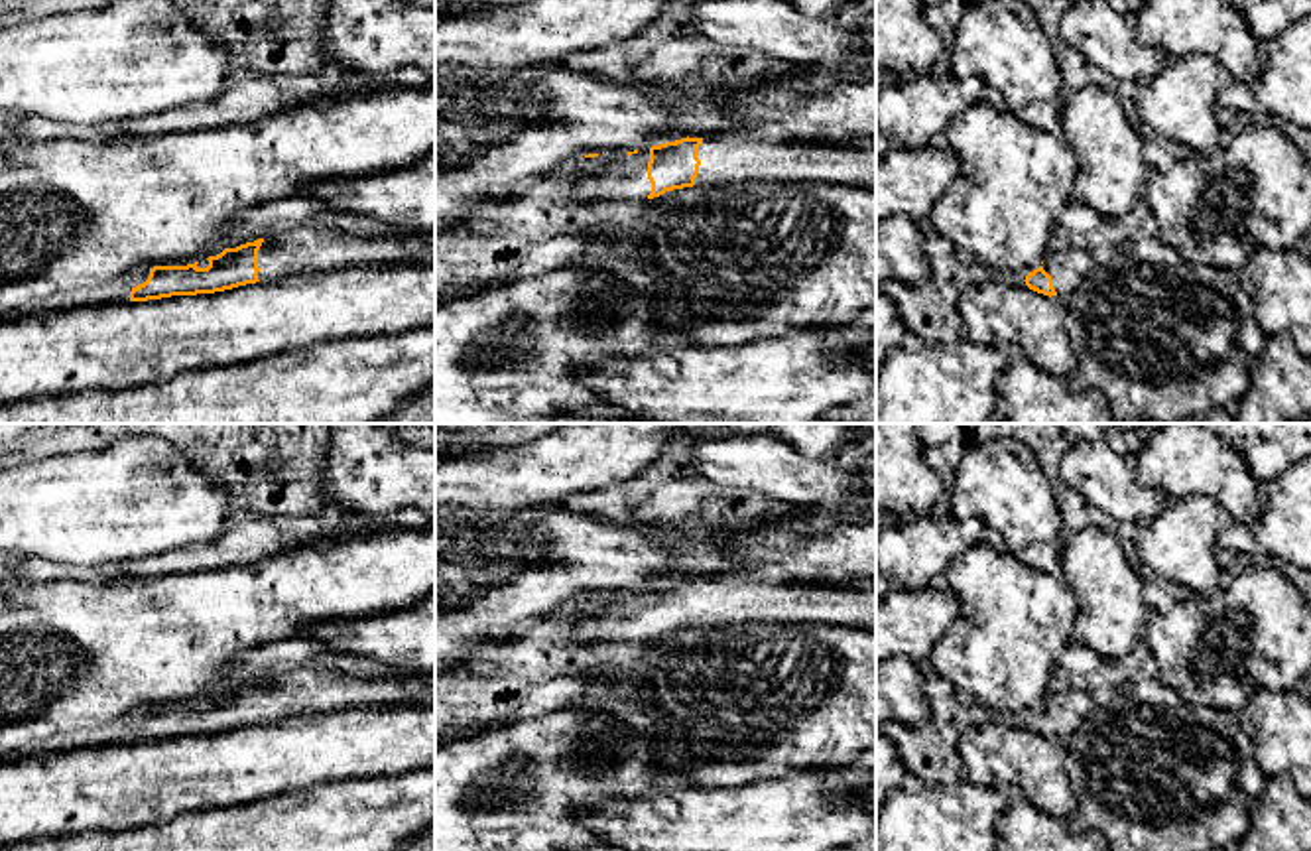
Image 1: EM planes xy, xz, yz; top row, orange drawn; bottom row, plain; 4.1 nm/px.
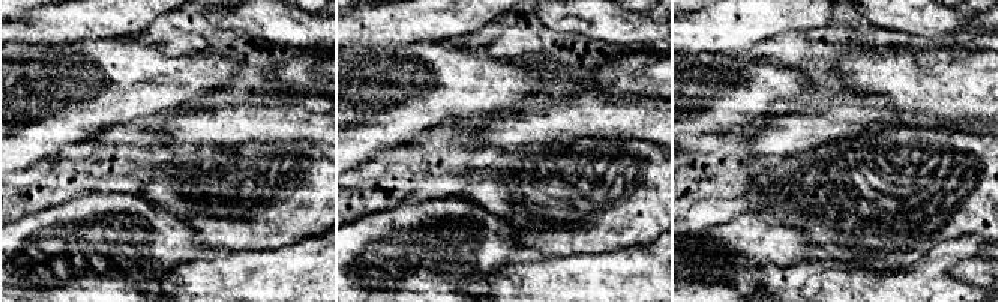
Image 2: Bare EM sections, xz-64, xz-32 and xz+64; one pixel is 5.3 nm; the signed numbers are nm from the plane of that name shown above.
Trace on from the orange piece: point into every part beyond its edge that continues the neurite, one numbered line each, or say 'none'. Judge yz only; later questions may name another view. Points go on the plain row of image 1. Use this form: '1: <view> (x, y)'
1: yz (1067, 708)

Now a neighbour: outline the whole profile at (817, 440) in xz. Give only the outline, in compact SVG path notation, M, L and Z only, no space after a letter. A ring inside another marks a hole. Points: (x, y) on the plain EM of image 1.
M774 424L772 435L815 459L837 459L860 429L854 424Z

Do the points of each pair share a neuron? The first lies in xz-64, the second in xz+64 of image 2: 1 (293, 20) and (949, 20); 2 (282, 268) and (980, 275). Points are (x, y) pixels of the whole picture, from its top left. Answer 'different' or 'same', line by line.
1: same
2: different

